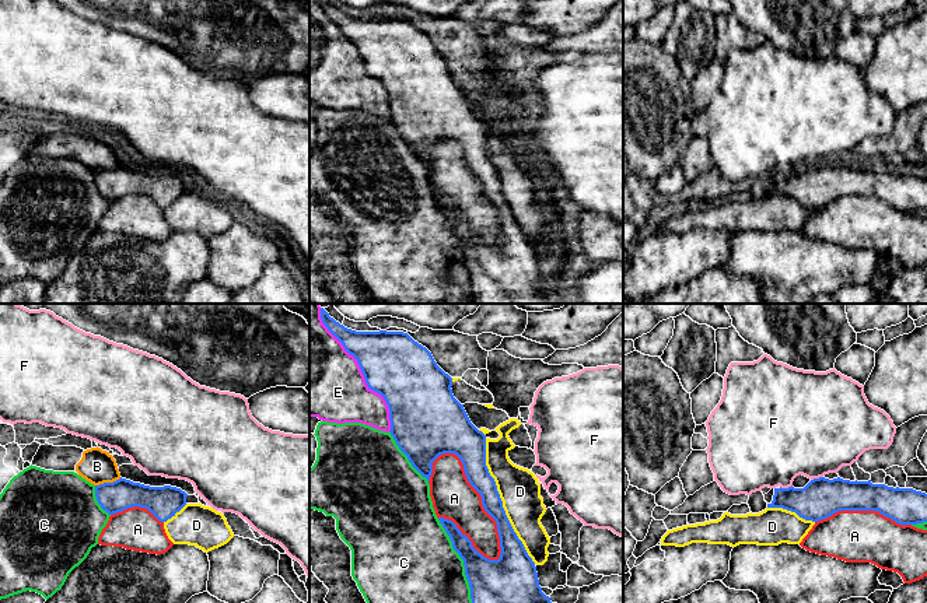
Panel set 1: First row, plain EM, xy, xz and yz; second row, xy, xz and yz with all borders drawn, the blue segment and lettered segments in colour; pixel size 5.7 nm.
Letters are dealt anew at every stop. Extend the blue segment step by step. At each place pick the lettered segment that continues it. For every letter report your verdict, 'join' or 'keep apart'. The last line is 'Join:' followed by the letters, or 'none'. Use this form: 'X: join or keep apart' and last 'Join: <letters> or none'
A: keep apart
B: keep apart
C: keep apart
D: keep apart
E: keep apart
F: keep apart
Join: none

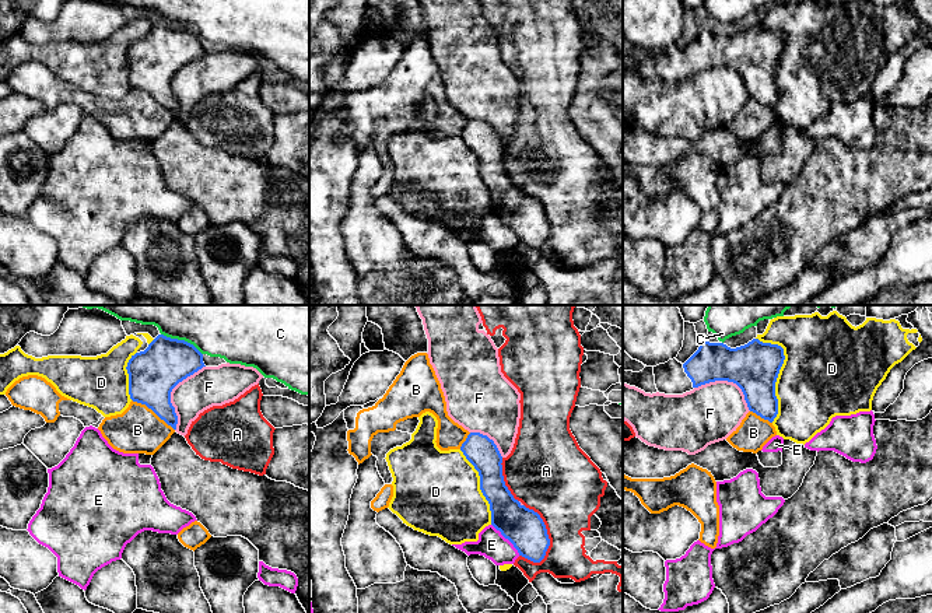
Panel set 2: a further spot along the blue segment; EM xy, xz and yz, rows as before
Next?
A: keep apart
B: keep apart
C: keep apart
D: keep apart
E: keep apart
F: keep apart
Join: none

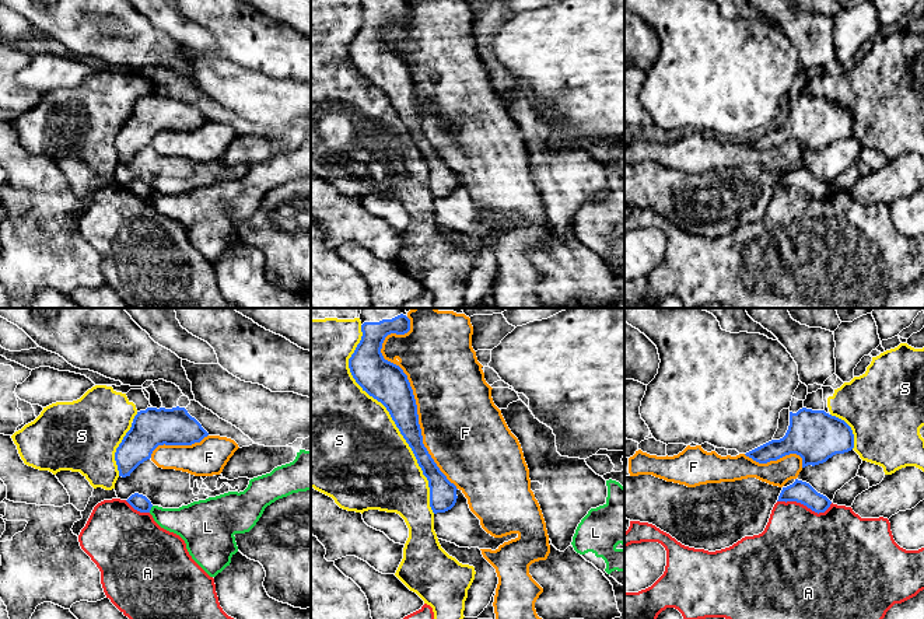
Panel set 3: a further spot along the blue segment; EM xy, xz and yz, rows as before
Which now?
A: keep apart
F: keep apart
L: keep apart
S: keep apart
Join: none

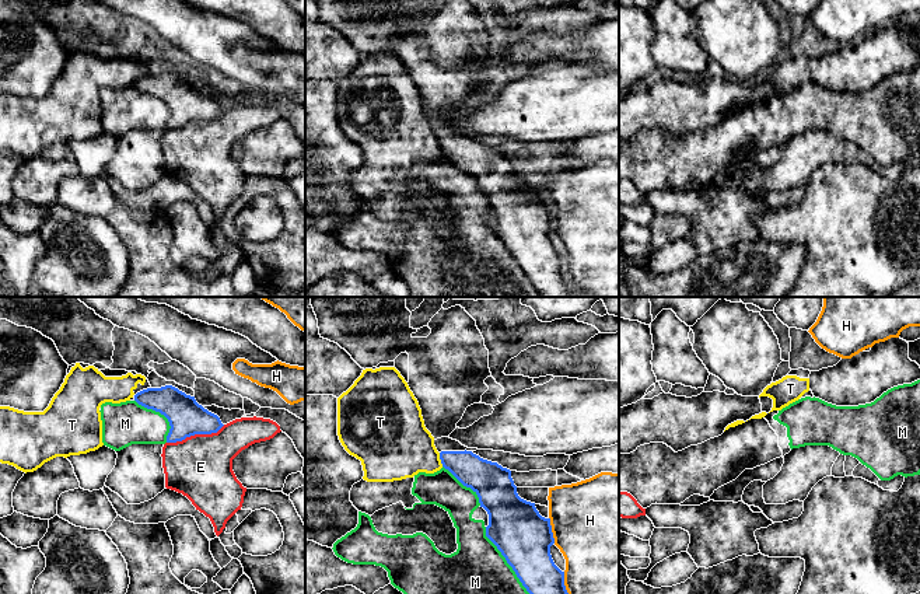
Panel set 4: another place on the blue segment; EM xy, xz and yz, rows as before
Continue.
E: keep apart
H: keep apart
M: keep apart
T: keep apart
Join: none

